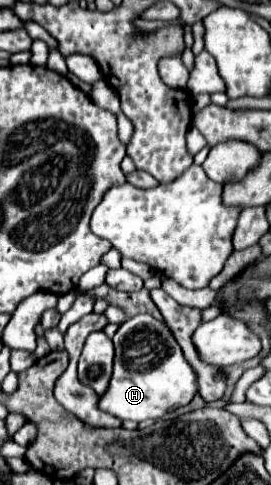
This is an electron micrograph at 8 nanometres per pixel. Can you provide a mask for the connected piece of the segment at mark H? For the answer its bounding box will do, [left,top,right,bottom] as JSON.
[99,314,197,420]

